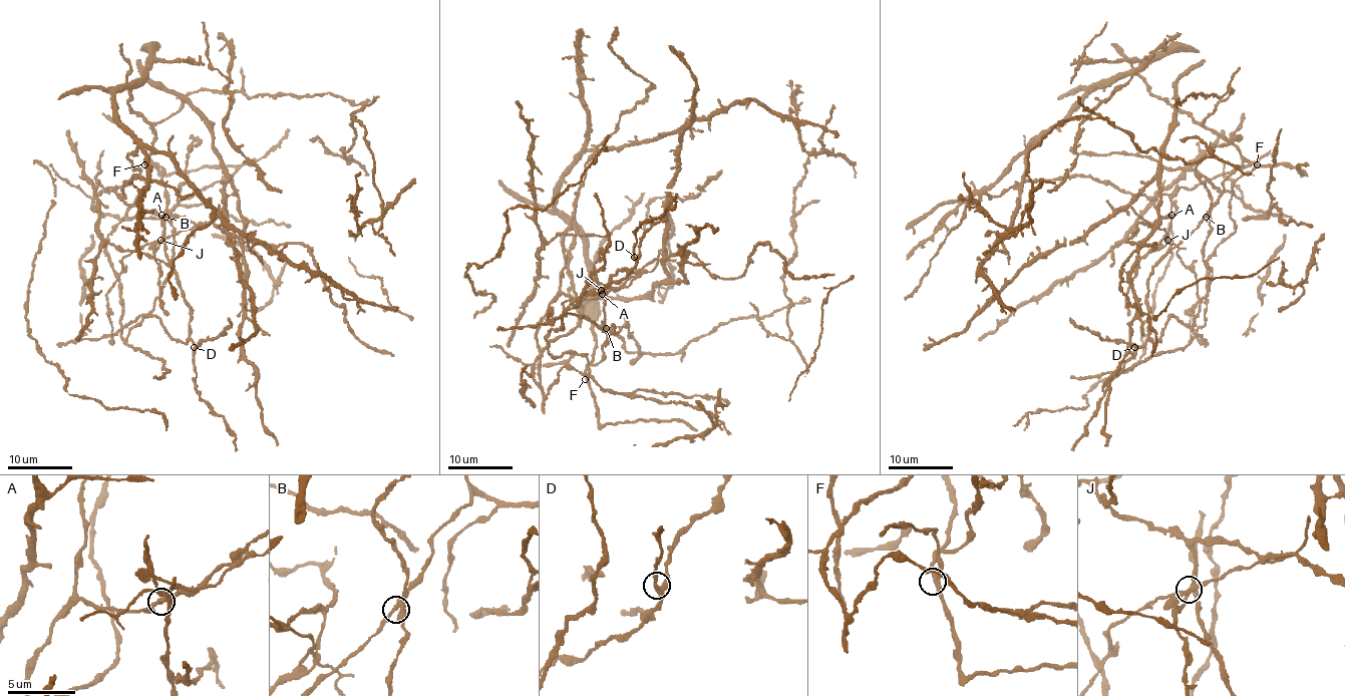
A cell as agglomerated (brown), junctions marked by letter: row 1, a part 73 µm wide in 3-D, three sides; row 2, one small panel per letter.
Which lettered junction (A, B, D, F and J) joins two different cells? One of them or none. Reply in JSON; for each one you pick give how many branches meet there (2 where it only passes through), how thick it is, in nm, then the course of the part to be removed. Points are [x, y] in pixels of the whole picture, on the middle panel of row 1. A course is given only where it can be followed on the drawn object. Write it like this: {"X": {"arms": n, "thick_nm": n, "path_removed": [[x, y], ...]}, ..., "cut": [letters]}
{"J": {"arms": 4, "thick_nm": 280, "path_removed": [[602, 289], [593, 289], [580, 301], [566, 301], [559, 317], [548, 320], [548, 317], [553, 312], [551, 323]]}, "cut": ["J"]}

